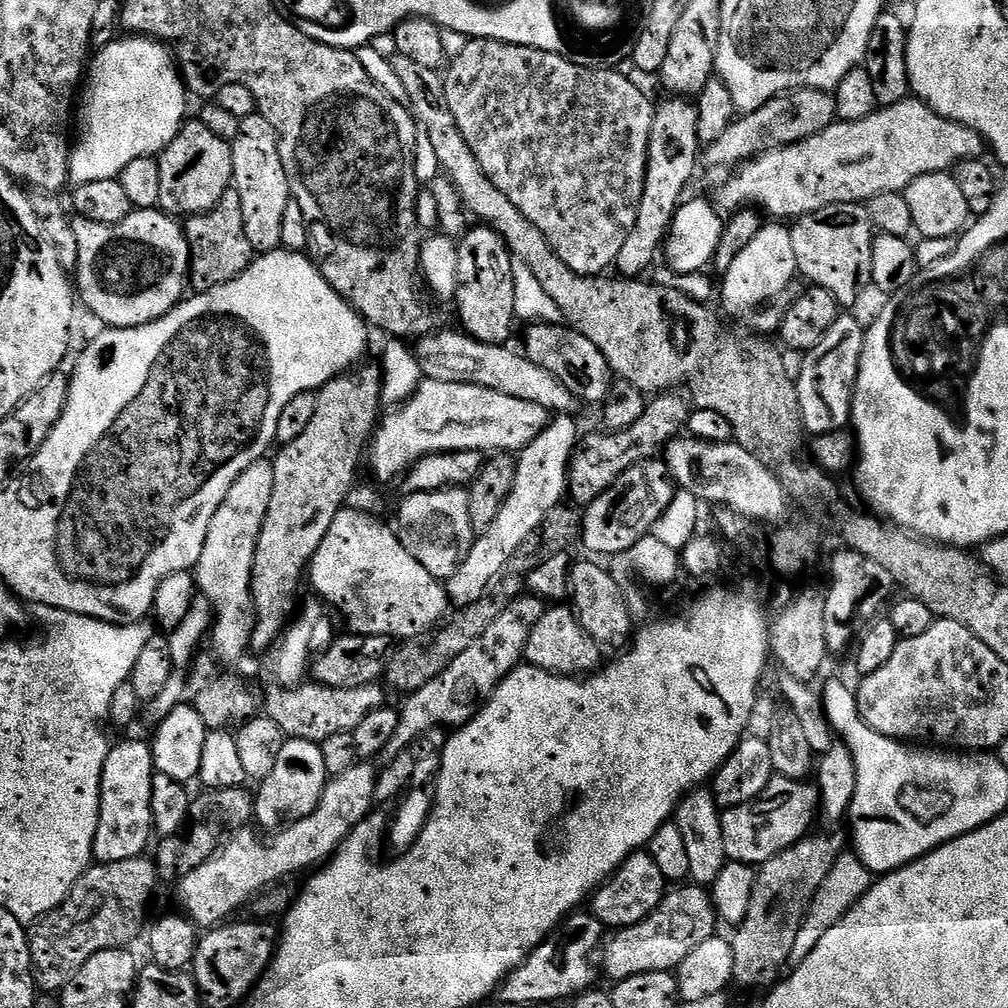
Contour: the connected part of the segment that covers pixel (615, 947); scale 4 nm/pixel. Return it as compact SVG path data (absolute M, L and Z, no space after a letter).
M676 886L676 888L667 893L664 899L655 905L649 911L648 915L637 919L635 924L630 924L619 929L620 932L616 937L609 939L607 941L606 947L602 952L602 972L609 976L612 979L612 982L619 982L625 980L626 978L630 978L631 976L637 976L638 974L646 974L647 972L672 972L673 970L679 969L680 963L684 961L686 958L686 954L690 954L690 950L694 950L694 946L702 946L702 942L706 942L712 936L717 935L718 928L716 928L716 924L718 925L718 915L716 913L716 906L712 902L712 897L709 895L707 891L703 887L700 886L691 886L692 888L680 888L684 886Z

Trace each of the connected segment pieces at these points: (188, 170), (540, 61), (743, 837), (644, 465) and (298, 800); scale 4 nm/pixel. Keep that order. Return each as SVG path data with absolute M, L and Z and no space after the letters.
M199 122L185 123L174 139L160 153L162 191L159 207L173 218L204 216L220 204L220 199L233 187L232 145L218 138L214 130Z
M469 39L468 44L456 57L451 57L447 65L448 77L444 80L444 100L446 110L456 119L456 125L460 128L465 142L472 147L476 160L482 166L486 178L522 214L532 225L544 235L544 239L552 249L560 255L566 266L573 268L581 274L600 274L605 271L604 264L611 265L614 260L614 250L619 250L624 240L630 234L634 222L642 215L640 203L646 200L646 185L648 182L648 147L650 146L650 130L654 122L656 109L653 101L648 101L648 96L632 80L627 80L620 70L610 68L587 68L581 64L575 64L566 56L560 56L556 52L547 52L541 48L531 48L528 44L511 44L501 40L477 40Z
M774 774L758 799L721 817L723 840L728 845L728 860L761 864L777 856L809 833L814 816L817 817L819 805L819 787L813 781Z
M653 458L630 466L630 470L623 472L614 486L610 486L610 490L583 509L582 544L605 558L630 550L639 539L651 533L654 524L672 504L677 491L663 459Z
M285 739L282 750L278 750L278 762L274 762L274 770L270 770L268 777L259 781L260 793L257 791L254 796L255 823L265 829L275 830L293 820L301 820L314 810L314 806L318 806L329 779L326 759L323 758L323 750L317 741Z

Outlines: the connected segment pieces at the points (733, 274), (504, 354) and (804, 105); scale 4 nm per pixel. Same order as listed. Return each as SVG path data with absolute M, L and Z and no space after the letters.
M780 222L765 223L754 238L754 242L750 242L750 246L746 246L746 250L742 250L738 258L734 258L730 270L723 273L724 308L730 315L740 316L743 312L751 313L767 305L797 279L792 229L788 226L783 228L783 226L785 225Z
M446 328L428 336L421 337L422 349L416 355L423 375L434 381L467 383L480 385L486 389L498 390L511 397L539 404L549 412L558 414L575 413L578 407L576 396L562 386L560 382L544 367L540 367L527 355L520 355L507 345L486 344L475 340L467 333L451 334Z
M797 88L784 93L783 96L776 96L762 106L748 110L748 113L744 117L742 116L734 119L732 124L728 125L717 141L707 145L706 160L708 156L710 163L740 166L745 161L753 160L760 155L766 154L768 151L778 150L779 148L802 142L804 139L812 138L816 134L822 133L827 127L830 127L838 120L836 114L836 97L831 91L823 88Z

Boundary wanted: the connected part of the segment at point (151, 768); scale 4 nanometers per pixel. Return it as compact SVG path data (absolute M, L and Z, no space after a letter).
M145 740L113 743L100 775L100 814L96 817L96 833L92 855L101 864L126 862L147 853L148 839L153 839L152 780L156 777L152 745Z

